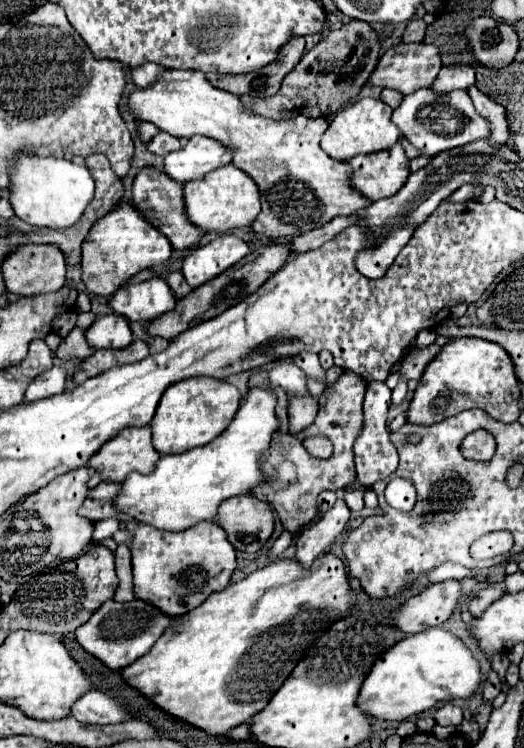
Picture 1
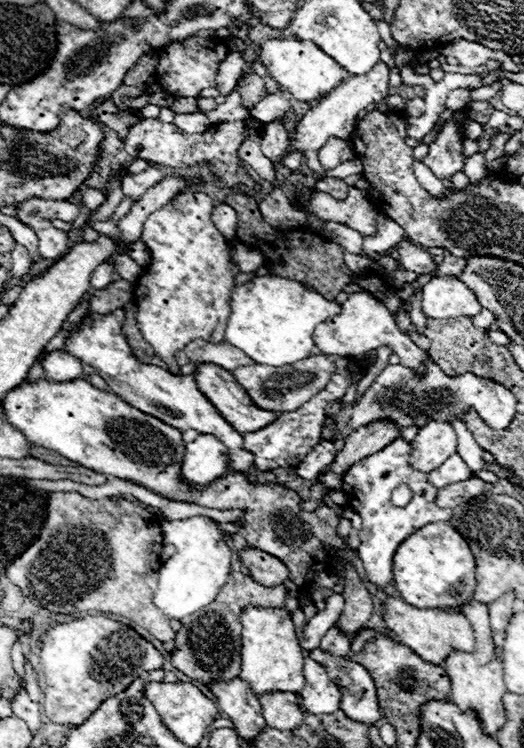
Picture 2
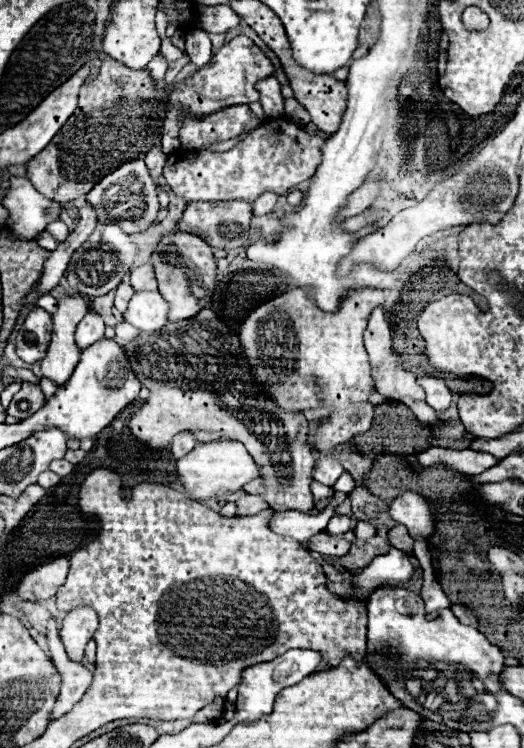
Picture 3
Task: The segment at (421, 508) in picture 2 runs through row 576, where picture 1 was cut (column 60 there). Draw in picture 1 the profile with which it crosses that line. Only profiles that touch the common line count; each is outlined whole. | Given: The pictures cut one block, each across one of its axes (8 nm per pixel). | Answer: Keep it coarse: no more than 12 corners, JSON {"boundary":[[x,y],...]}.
{"boundary":[[60,366],[36,376],[24,400],[34,402],[64,390],[66,372]]}

